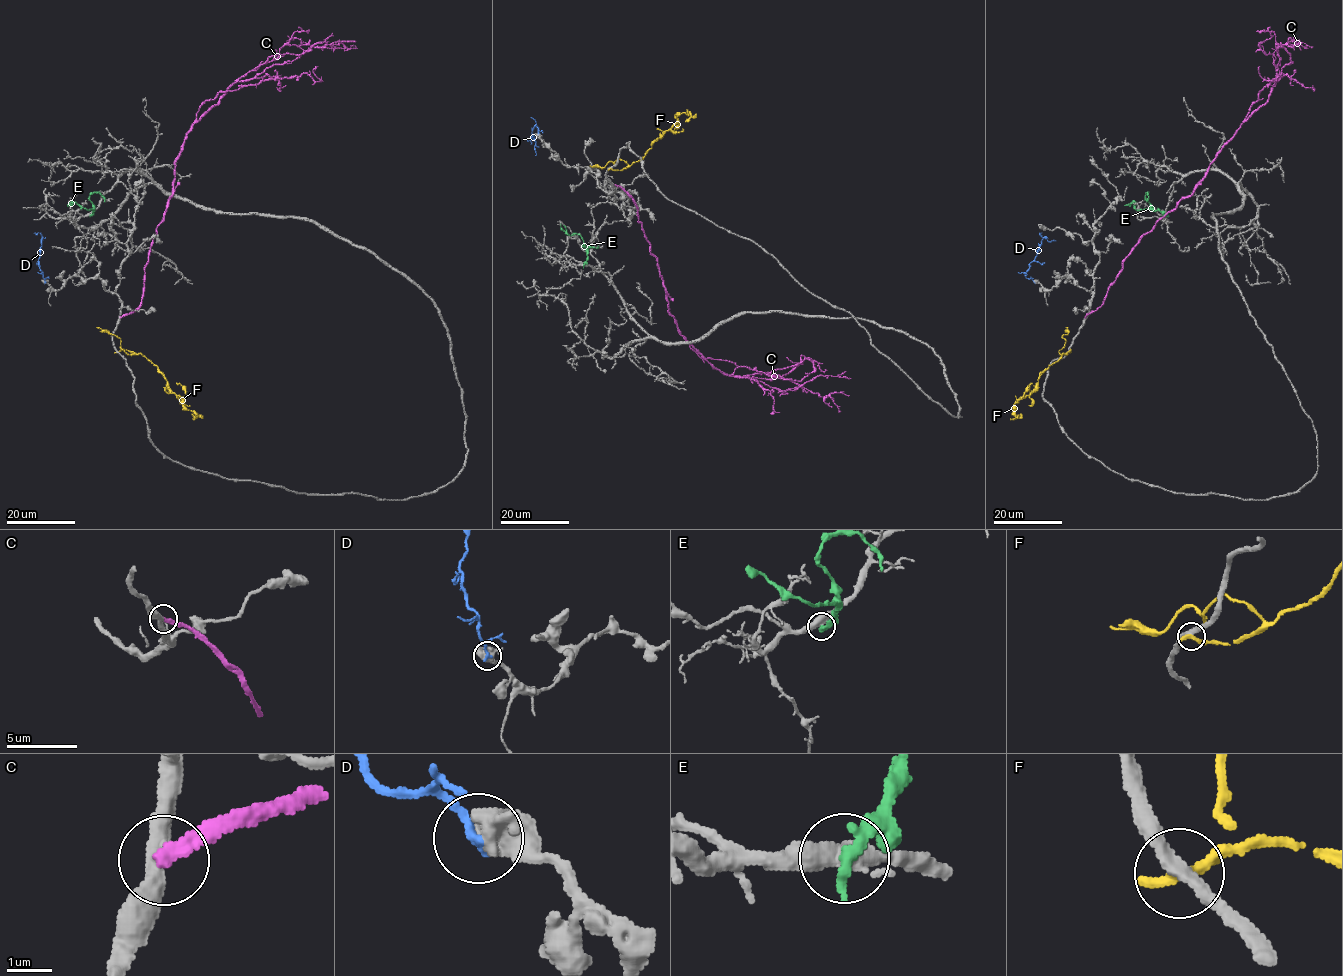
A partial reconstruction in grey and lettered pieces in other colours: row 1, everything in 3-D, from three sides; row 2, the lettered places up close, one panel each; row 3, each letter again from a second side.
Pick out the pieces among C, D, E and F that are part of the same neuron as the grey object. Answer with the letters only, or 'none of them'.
none of them

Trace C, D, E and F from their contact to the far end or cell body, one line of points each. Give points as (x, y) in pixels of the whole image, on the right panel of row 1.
C: (1084, 318), (1102, 303), (1132, 248), (1193, 192), (1216, 154), (1266, 101), (1277, 45), (1294, 47), (1295, 41)
D: (1034, 282), (1025, 276), (1025, 272), (1034, 259), (1042, 233)
E: (1165, 215), (1158, 210), (1135, 209), (1135, 203), (1124, 205)
F: (1069, 352), (1048, 367), (1040, 375), (1038, 385), (1014, 404), (1013, 413), (1018, 417), (1021, 414)

